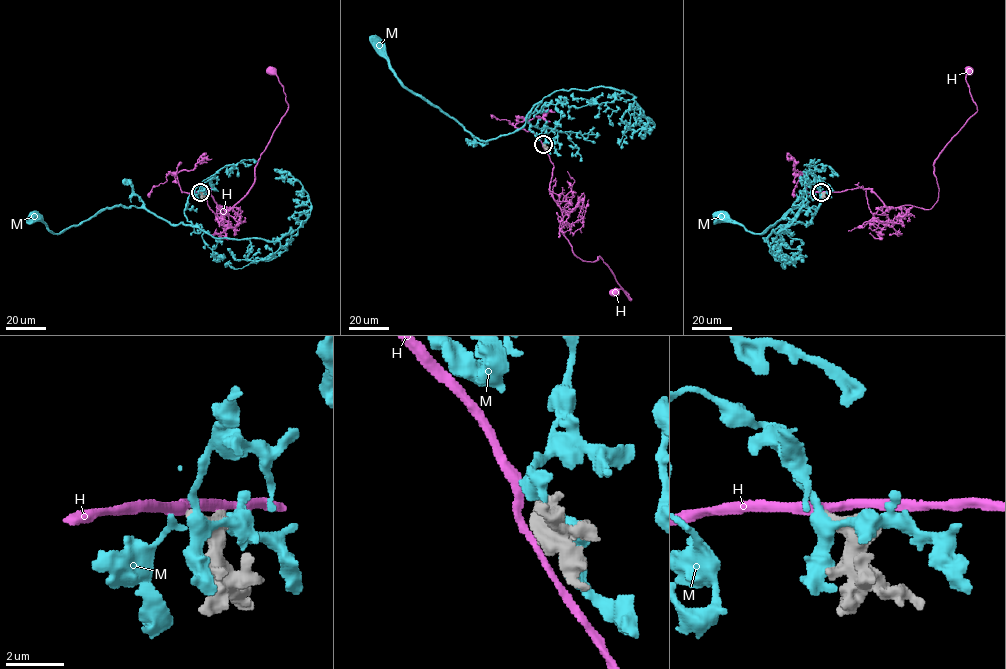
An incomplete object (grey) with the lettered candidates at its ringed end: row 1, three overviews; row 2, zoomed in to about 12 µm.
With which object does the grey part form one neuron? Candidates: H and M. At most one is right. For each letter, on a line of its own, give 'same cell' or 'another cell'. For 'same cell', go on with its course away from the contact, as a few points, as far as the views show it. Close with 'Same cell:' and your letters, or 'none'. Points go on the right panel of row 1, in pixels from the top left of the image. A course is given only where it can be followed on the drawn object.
H: another cell
M: another cell
Same cell: none

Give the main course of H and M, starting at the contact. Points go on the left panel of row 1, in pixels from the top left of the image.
H: (199, 192), (207, 188), (219, 208), (230, 209), (254, 182), (254, 167), (287, 111), (283, 86), (271, 70)
M: (201, 193), (201, 183), (184, 211), (196, 226), (172, 224), (144, 209), (115, 205), (54, 233), (30, 214)

